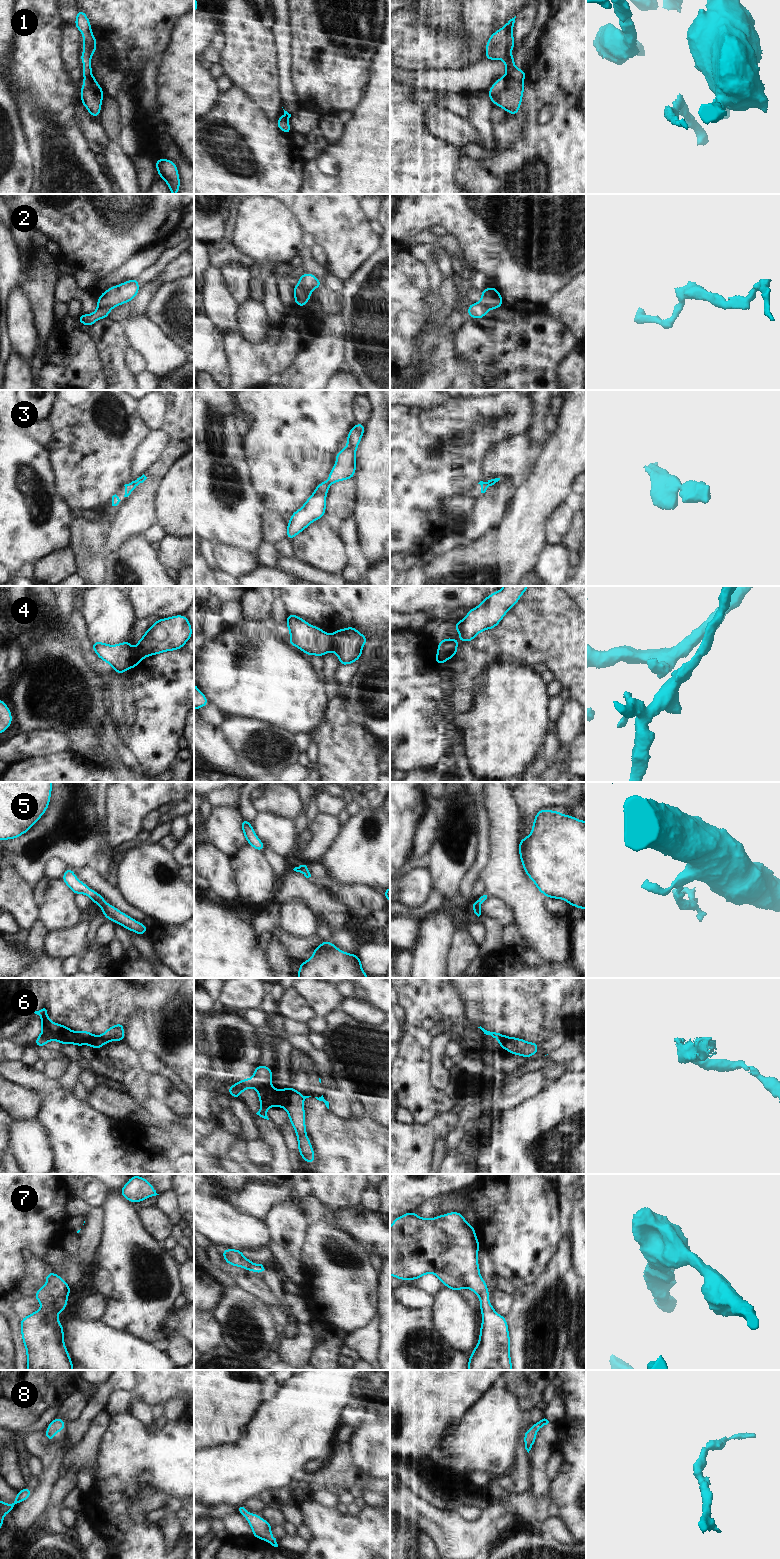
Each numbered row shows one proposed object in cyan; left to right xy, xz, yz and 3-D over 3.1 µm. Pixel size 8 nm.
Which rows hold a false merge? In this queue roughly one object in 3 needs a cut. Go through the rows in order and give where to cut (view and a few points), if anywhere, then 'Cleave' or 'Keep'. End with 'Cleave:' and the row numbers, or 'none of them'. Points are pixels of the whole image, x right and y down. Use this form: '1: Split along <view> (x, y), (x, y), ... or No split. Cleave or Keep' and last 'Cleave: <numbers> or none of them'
1: Split along yz (505, 75), (522, 82). Cleave
2: Split along xz (318, 280), (312, 285), (297, 285). Cleave
3: No split. Keep
4: Split along xz (333, 634), (329, 650). Cleave
5: No split. Keep
6: Split along xz (303, 1097), (291, 1094), (284, 1107). Cleave
7: No split. Keep
8: No split. Keep
Cleave: 1, 2, 4, 6.

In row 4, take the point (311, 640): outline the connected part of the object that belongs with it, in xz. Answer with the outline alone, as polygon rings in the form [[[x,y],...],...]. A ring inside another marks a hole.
[[[288,613],[285,624],[290,632],[290,640],[288,641],[288,644],[299,648],[303,653],[309,656],[317,655],[323,657],[331,650],[333,634],[325,633],[321,627],[312,626],[307,621],[293,613]]]

